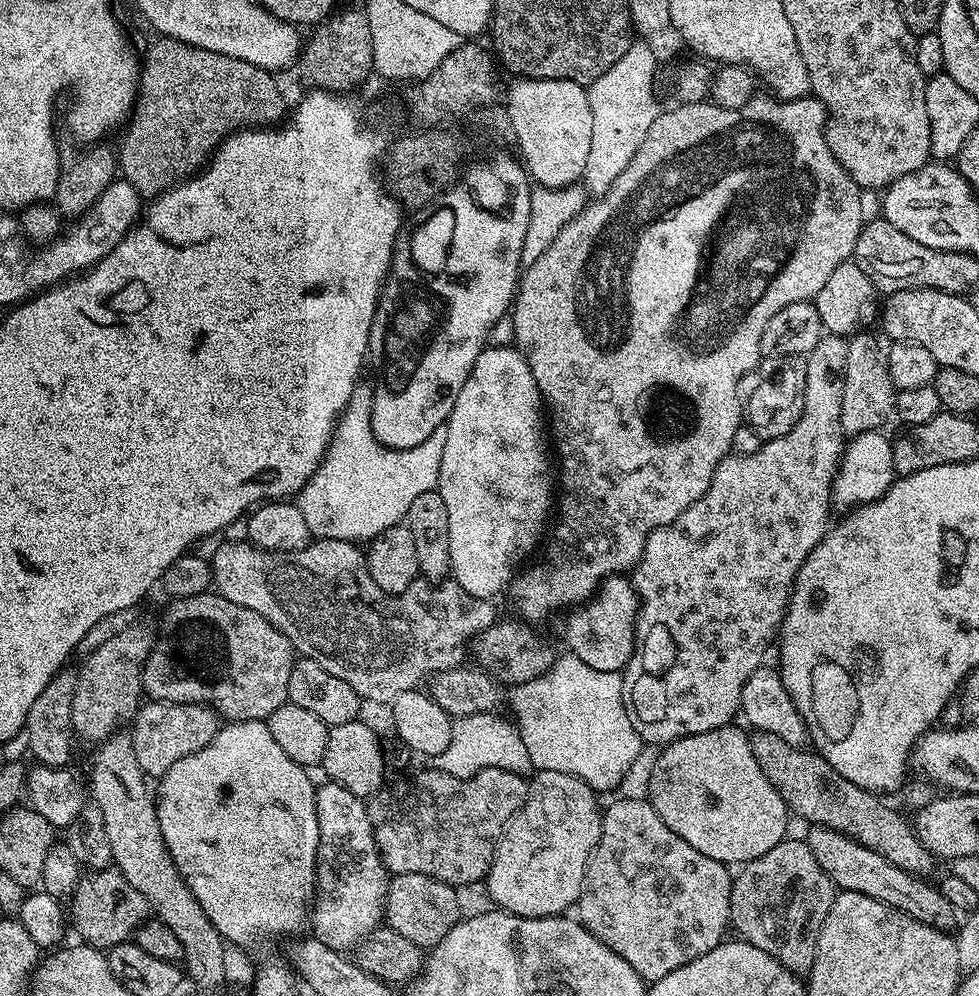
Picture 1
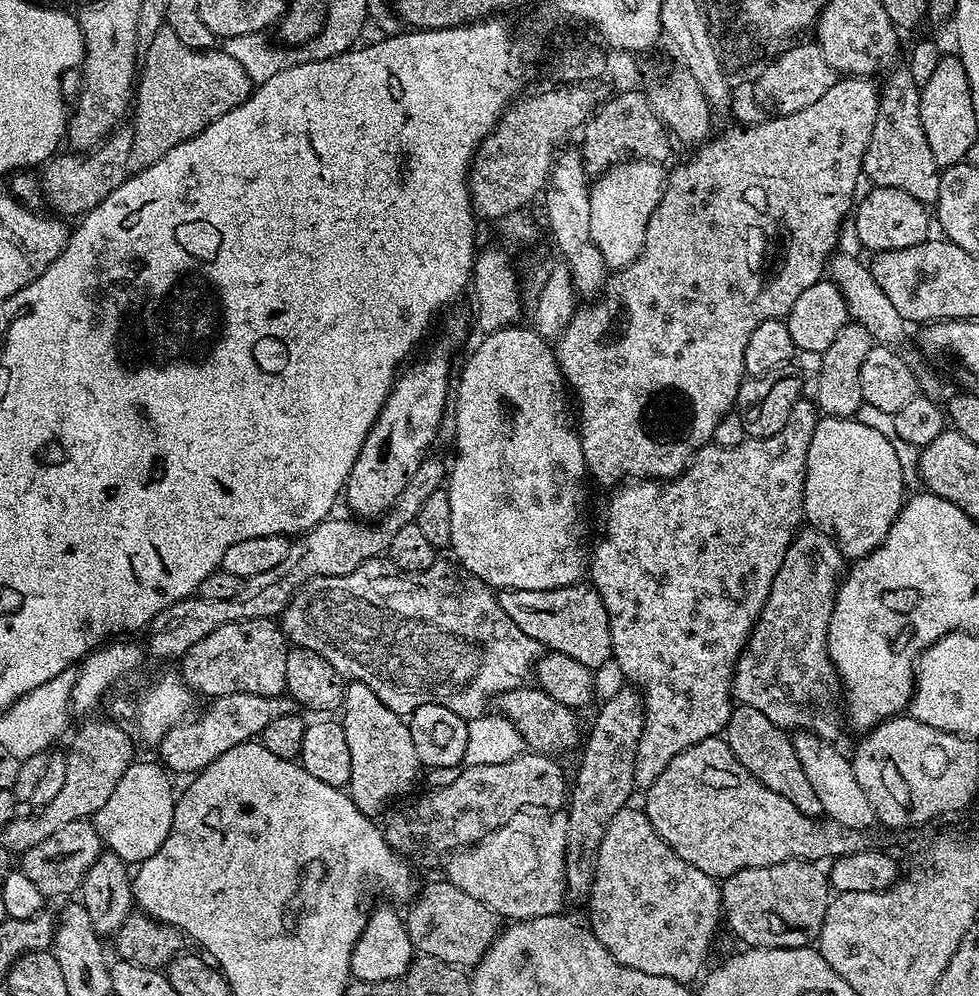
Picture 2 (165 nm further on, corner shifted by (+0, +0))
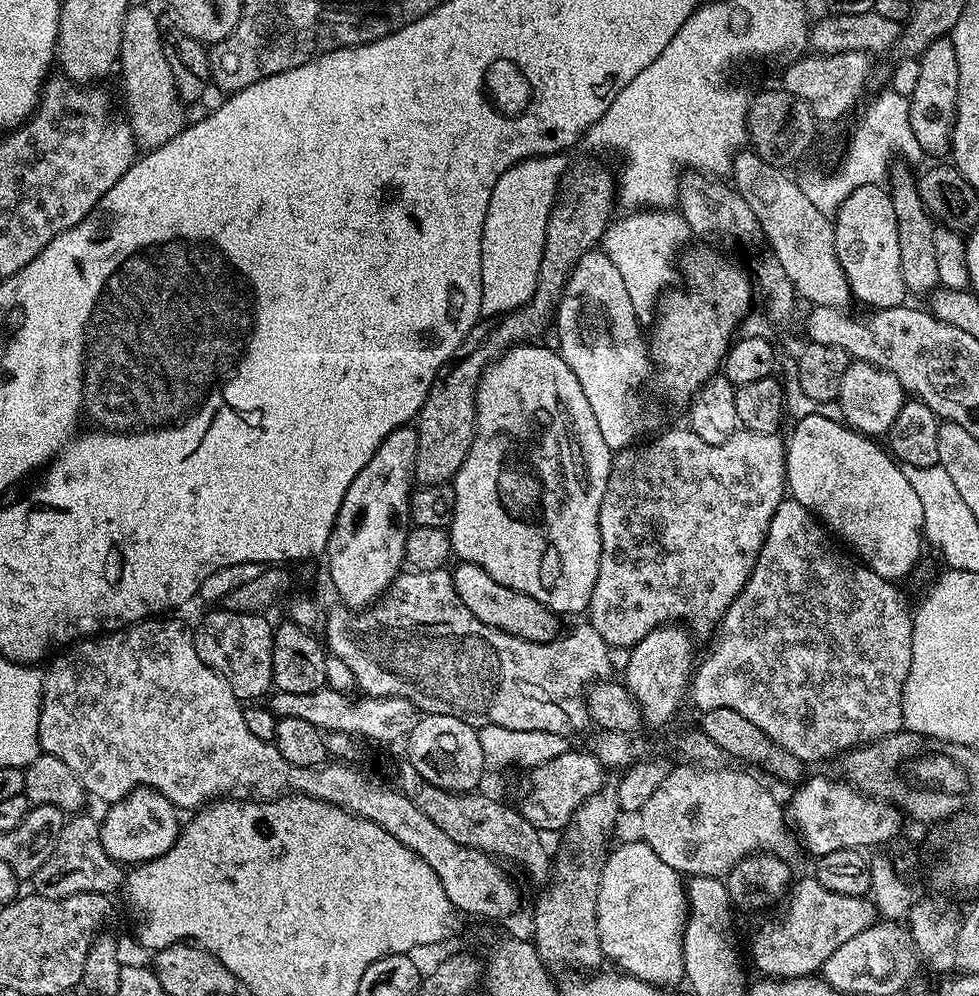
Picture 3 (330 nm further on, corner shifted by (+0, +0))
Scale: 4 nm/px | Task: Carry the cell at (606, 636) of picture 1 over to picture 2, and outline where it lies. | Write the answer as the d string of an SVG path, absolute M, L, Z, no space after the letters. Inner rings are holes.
M581 582L554 590L504 590L499 593L502 610L522 630L547 651L566 654L574 662L595 669L612 659L612 639L606 606L591 583Z

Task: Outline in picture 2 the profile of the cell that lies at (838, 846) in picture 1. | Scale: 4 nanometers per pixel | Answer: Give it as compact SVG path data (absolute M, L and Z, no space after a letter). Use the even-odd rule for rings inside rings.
M737 703L733 707L722 736L727 740L730 750L734 750L738 762L742 762L742 766L746 766L746 770L750 770L752 776L758 778L762 786L766 786L766 790L782 794L782 798L786 798L786 802L794 802L794 806L798 806L802 814L813 818L821 815L822 801L818 799L814 786L810 786L810 781L802 770L802 762L794 752L792 736L785 729L770 722L770 718L762 714L762 710L754 710L754 706Z

